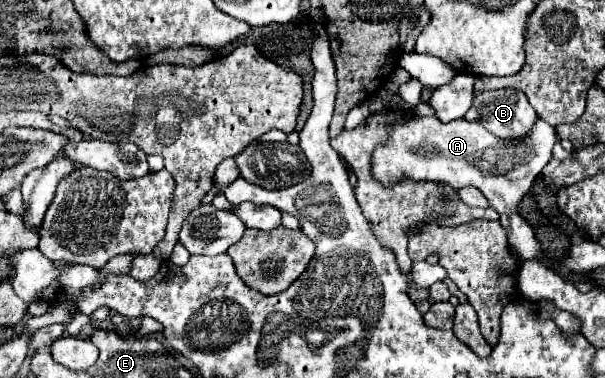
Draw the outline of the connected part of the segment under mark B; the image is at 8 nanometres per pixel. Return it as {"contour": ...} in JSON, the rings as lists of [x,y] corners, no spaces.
{"contour":[[[501,89],[477,93],[465,119],[481,121],[481,125],[499,139],[523,139],[529,137],[539,117],[525,93]]]}

